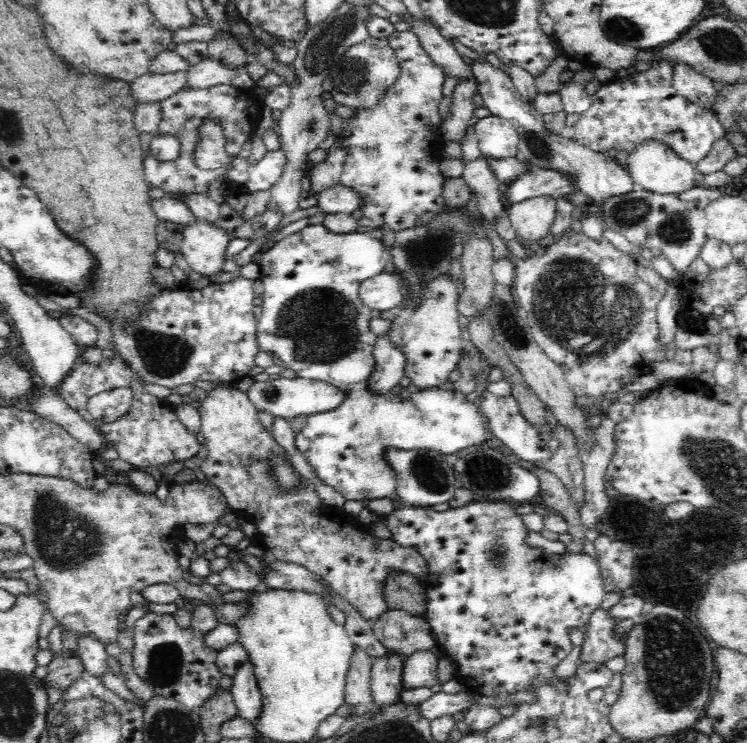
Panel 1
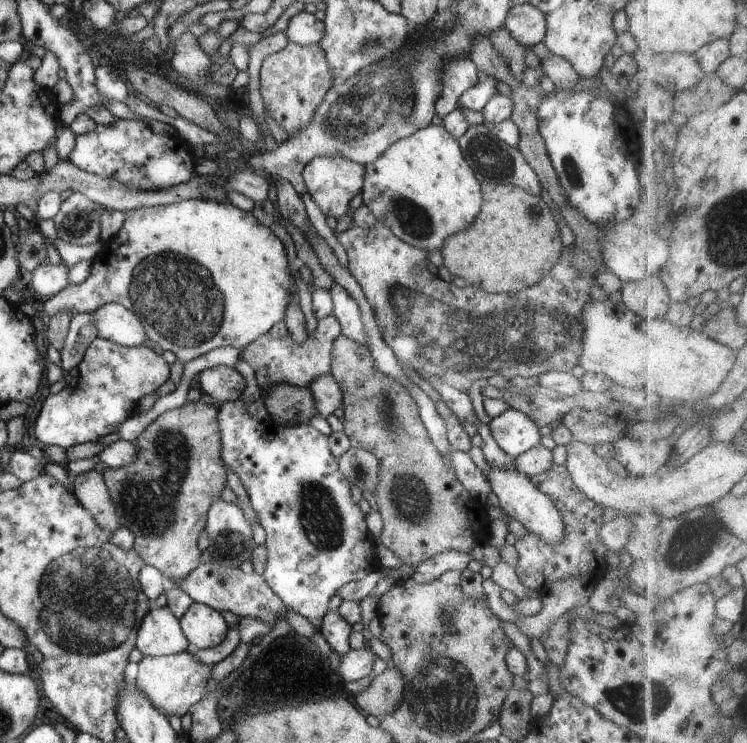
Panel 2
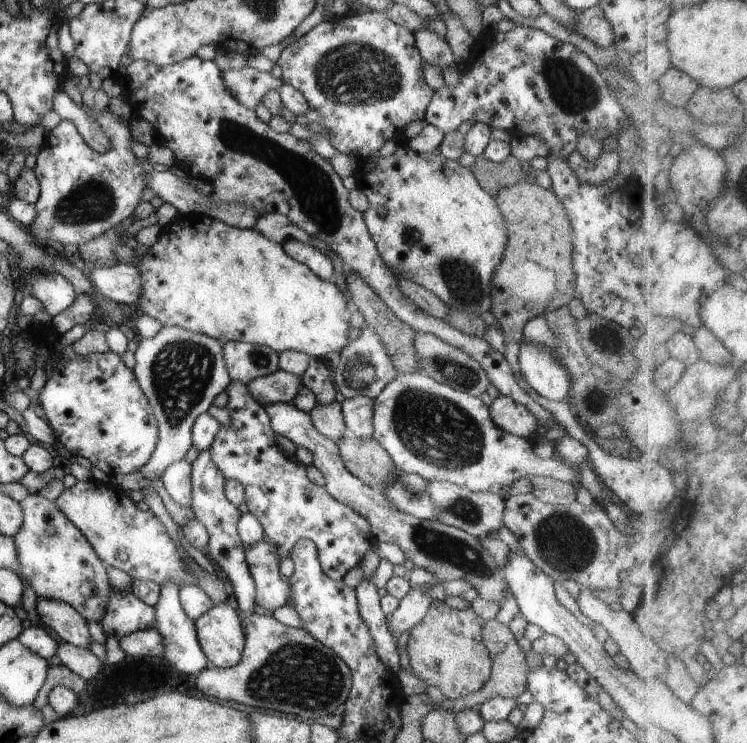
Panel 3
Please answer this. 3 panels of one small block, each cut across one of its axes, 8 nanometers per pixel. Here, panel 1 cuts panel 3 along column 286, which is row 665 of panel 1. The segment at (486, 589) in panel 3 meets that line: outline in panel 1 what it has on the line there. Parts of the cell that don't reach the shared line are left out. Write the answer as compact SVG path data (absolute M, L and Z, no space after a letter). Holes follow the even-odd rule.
M416 650L405 656L402 676L404 690L432 688L438 684L438 659L430 650Z

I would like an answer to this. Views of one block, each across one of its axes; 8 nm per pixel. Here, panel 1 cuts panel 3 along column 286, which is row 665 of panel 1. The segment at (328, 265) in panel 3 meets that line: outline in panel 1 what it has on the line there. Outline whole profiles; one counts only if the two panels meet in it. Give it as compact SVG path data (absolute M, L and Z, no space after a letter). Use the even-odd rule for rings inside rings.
M246 659L233 676L230 693L234 697L236 716L259 726L259 716L262 712L263 698L258 681L254 676L254 663Z

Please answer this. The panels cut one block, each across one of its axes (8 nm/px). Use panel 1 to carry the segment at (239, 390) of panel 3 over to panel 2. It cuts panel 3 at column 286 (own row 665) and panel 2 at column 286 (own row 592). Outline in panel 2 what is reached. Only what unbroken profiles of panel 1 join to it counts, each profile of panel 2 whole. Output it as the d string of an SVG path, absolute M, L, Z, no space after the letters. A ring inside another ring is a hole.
M241 398L230 401L227 403L221 403L218 411L217 421L219 422L219 429L221 432L221 459L226 467L230 468L232 472L236 472L239 476L252 508L256 511L259 524L266 531L267 539L264 546L267 548L267 561L266 568L262 576L268 583L268 586L280 597L280 600L288 608L299 612L307 618L309 622L314 624L318 629L322 624L323 616L329 611L328 601L334 594L337 594L337 590L352 581L359 581L366 578L368 574L378 571L382 568L377 555L375 553L375 541L367 529L367 522L365 519L365 513L360 509L358 504L355 504L350 495L350 483L344 478L343 472L339 467L339 459L337 459L330 450L329 437L322 434L319 430L316 430L310 424L296 425L296 426L282 426L279 423L274 423L271 420L263 422L257 422L250 416L246 407L248 402L243 401Z

